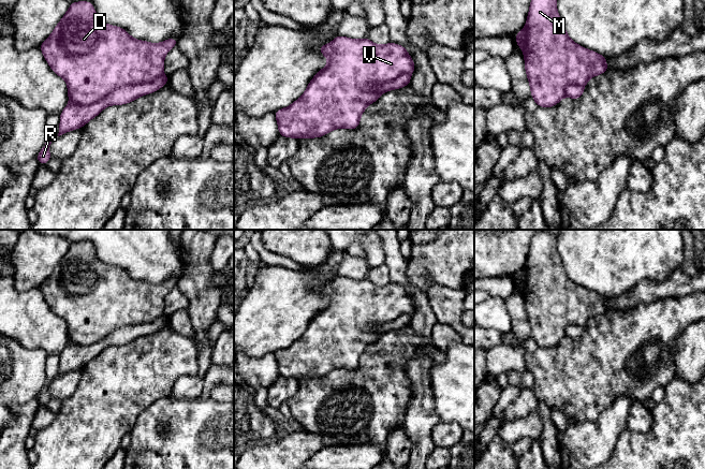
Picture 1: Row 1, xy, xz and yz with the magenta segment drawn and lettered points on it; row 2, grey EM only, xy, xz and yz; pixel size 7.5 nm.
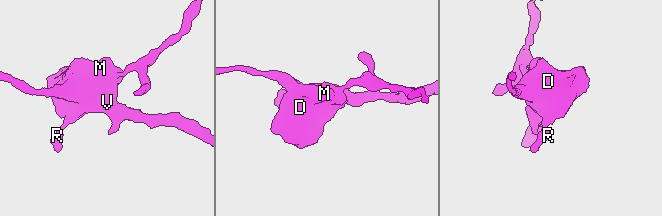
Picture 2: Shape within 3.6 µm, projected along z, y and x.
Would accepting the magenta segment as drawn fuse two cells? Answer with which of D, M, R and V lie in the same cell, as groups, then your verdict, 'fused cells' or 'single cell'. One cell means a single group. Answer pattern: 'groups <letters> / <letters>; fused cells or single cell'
groups D M V / R; fused cells

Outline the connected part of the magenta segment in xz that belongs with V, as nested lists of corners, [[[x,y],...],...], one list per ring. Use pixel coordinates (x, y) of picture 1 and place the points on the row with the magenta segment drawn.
[[[337,35],[331,43],[319,46],[318,50],[327,58],[328,63],[313,76],[298,100],[274,113],[278,122],[279,135],[283,137],[314,138],[322,137],[335,129],[357,129],[366,107],[378,101],[381,96],[376,92],[374,86],[393,82],[401,74],[411,75],[416,67],[402,45],[391,42],[385,45],[377,45],[367,38],[354,40]]]

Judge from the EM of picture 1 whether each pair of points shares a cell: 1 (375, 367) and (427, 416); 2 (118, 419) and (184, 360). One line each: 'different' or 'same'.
1: different
2: same

